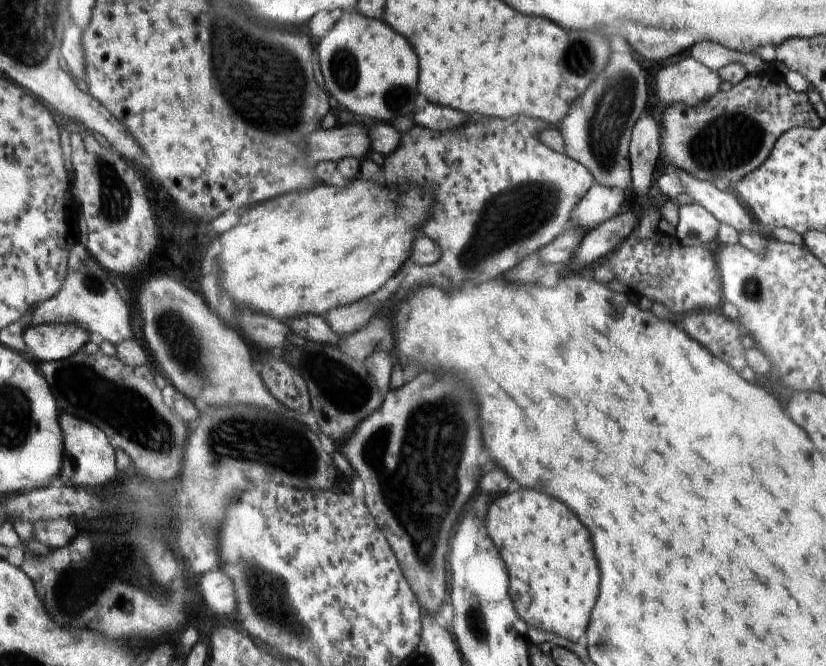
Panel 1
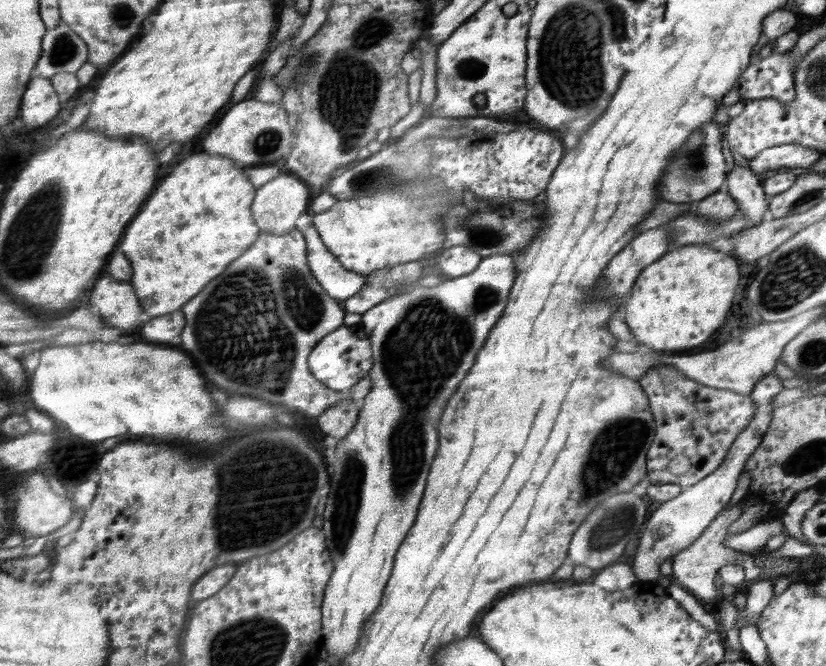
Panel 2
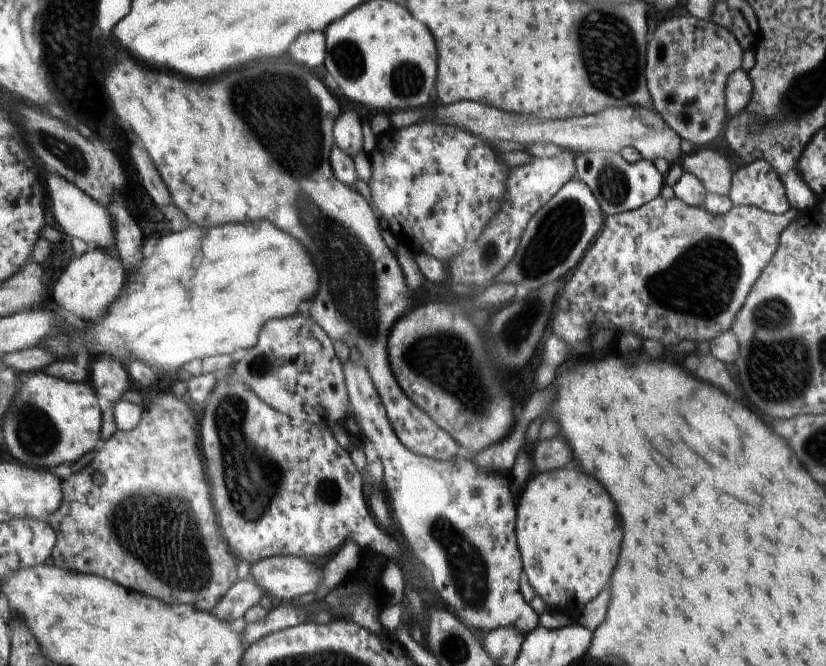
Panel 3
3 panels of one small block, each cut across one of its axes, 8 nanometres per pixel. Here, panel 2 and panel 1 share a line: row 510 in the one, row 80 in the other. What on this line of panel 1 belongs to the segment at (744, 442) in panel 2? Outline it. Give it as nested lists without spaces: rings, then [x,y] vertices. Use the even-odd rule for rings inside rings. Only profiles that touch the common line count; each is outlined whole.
[[[682,58],[676,64],[670,64],[662,68],[655,76],[656,96],[662,104],[682,103],[692,107],[698,106],[702,102],[715,96],[722,83],[717,71],[708,69],[707,66],[700,64],[695,58]]]

